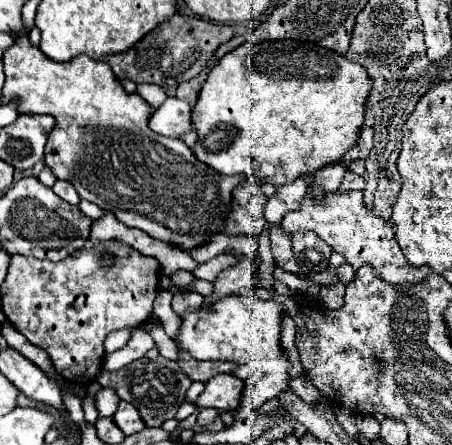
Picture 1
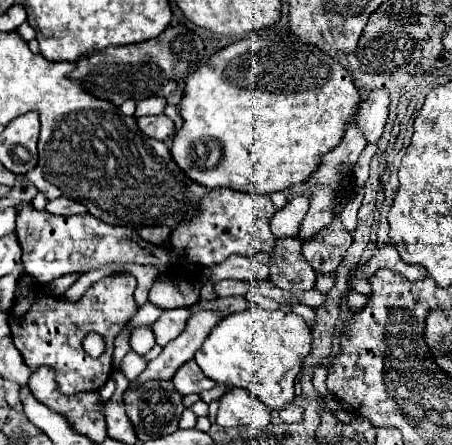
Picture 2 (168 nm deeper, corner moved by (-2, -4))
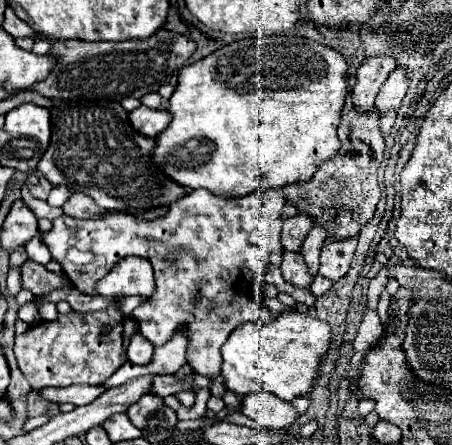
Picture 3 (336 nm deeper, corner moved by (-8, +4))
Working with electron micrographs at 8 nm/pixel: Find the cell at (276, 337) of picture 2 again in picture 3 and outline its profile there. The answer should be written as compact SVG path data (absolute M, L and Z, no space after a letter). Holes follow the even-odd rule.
M300 312L278 314L272 324L242 324L228 336L222 346L222 376L226 390L248 396L266 390L282 400L294 400L298 394L308 394L312 380L318 374L320 356L328 350L328 322Z

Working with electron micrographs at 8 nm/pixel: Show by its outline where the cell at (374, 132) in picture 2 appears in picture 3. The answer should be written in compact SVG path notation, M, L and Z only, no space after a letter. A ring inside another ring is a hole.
M396 68L388 80L384 82L384 86L380 88L378 96L376 96L376 108L378 110L398 110L402 104L402 98L406 94L406 76L402 68Z

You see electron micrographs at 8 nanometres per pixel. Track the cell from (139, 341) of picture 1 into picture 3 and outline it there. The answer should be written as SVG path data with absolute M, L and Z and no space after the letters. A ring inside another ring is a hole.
M198 188L186 194L184 198L176 200L170 206L170 212L158 220L146 222L126 212L106 212L106 214L98 214L86 220L60 216L52 222L52 230L40 232L40 238L48 246L52 260L56 260L62 266L62 272L66 274L66 278L72 280L72 284L84 294L94 294L96 280L106 276L110 268L124 256L148 258L156 274L156 292L152 294L150 302L138 306L132 312L132 316L140 324L140 334L146 340L150 340L154 346L160 346L166 340L170 340L176 326L186 324L188 326L188 334L186 334L188 336L188 362L196 372L214 376L210 394L222 396L226 390L220 376L222 344L226 342L230 332L242 322L268 324L274 318L274 314L262 304L262 300L254 300L252 296L260 280L258 278L260 272L268 266L270 254L282 254L282 244L280 244L280 228L284 222L282 208L284 208L282 190L264 190L264 192L252 192L248 196L224 198L204 188Z

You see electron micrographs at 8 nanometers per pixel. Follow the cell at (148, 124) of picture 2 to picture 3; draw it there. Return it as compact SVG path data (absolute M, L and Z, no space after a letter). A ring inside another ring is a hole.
M140 106L136 110L130 112L130 122L132 126L150 138L156 138L168 124L170 124L172 116L168 110L152 110L148 106Z

